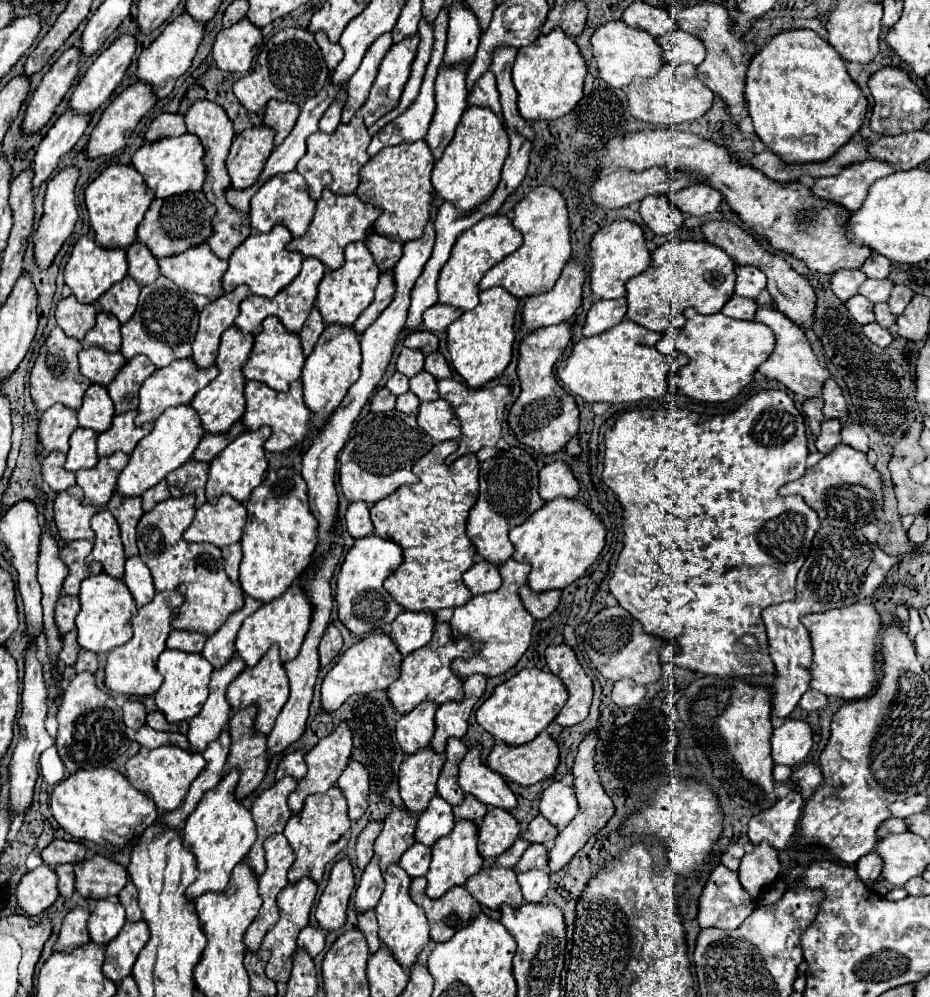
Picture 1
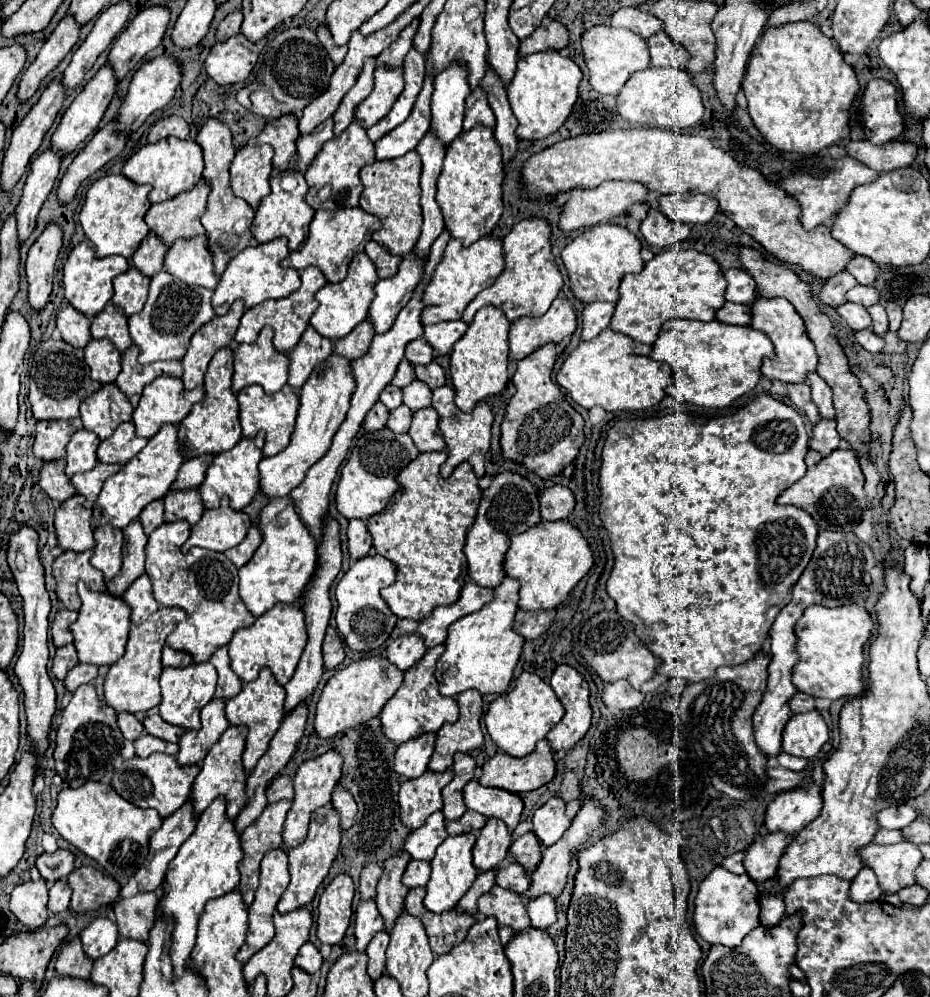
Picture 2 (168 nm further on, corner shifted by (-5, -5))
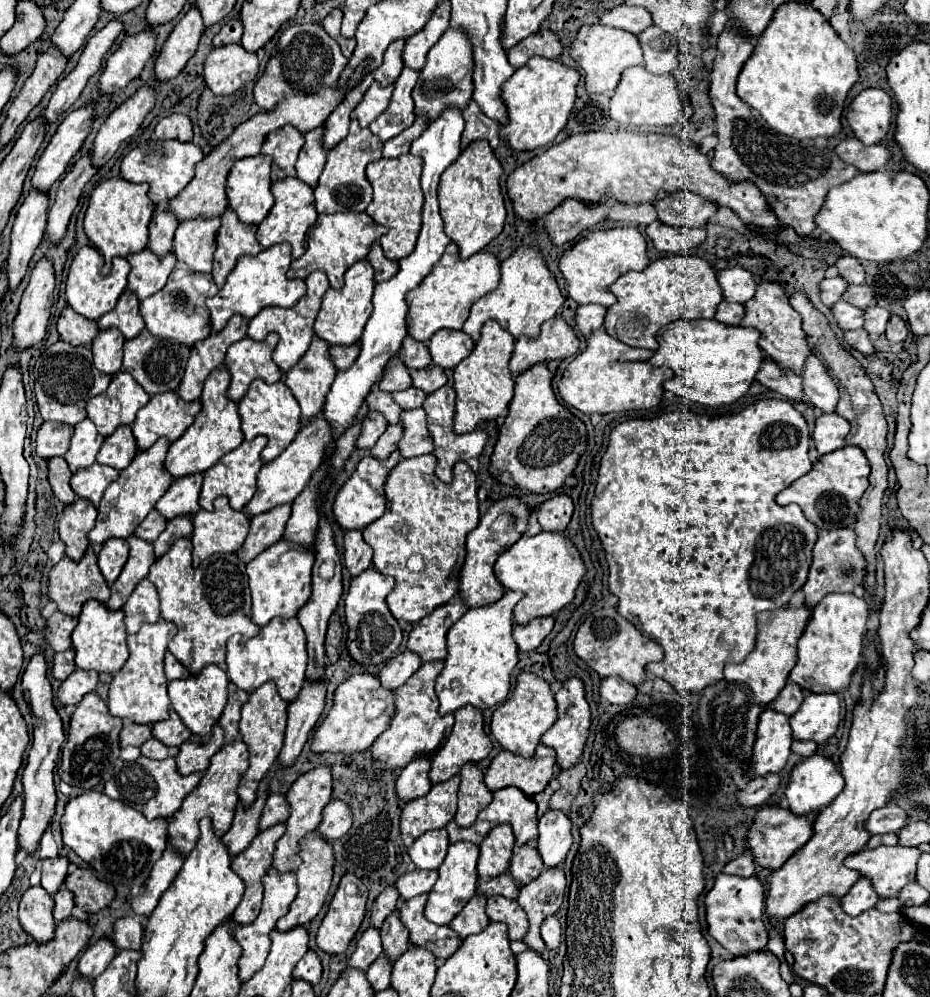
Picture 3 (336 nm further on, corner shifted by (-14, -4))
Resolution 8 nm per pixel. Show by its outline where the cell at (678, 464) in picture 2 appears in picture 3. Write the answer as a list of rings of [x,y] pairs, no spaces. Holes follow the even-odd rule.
[[[762,399],[742,409],[736,415],[708,417],[708,415],[672,411],[656,419],[628,419],[612,429],[606,453],[600,463],[598,483],[592,499],[592,523],[602,539],[602,547],[606,551],[606,559],[610,565],[608,587],[610,593],[614,593],[620,599],[618,613],[626,617],[630,623],[634,623],[634,627],[638,627],[642,635],[650,637],[664,649],[664,659],[660,663],[650,663],[648,671],[674,685],[682,695],[700,693],[704,687],[720,681],[726,663],[742,663],[748,657],[748,653],[754,651],[756,647],[756,635],[758,635],[756,615],[762,611],[786,607],[790,597],[804,587],[812,563],[812,547],[818,541],[818,529],[814,529],[814,525],[806,519],[806,515],[798,505],[780,507],[776,503],[776,495],[812,469],[812,463],[808,459],[808,449],[810,449],[810,431],[806,419],[784,399]]]

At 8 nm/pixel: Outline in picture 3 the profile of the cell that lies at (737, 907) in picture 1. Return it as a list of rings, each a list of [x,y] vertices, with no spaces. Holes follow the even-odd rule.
[[[720,873],[716,877],[714,887],[706,893],[704,907],[706,907],[708,933],[730,953],[748,955],[750,951],[760,951],[766,947],[768,933],[766,933],[766,921],[764,921],[764,893],[766,893],[766,885],[758,877],[734,877],[726,873]]]

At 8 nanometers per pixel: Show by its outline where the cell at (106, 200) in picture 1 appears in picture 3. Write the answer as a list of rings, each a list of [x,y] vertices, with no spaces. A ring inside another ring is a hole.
[[[120,177],[100,183],[88,201],[84,231],[90,243],[104,255],[106,261],[114,257],[128,257],[130,253],[142,251],[148,247],[148,225],[154,215],[154,203],[148,197],[148,185],[134,185]]]

